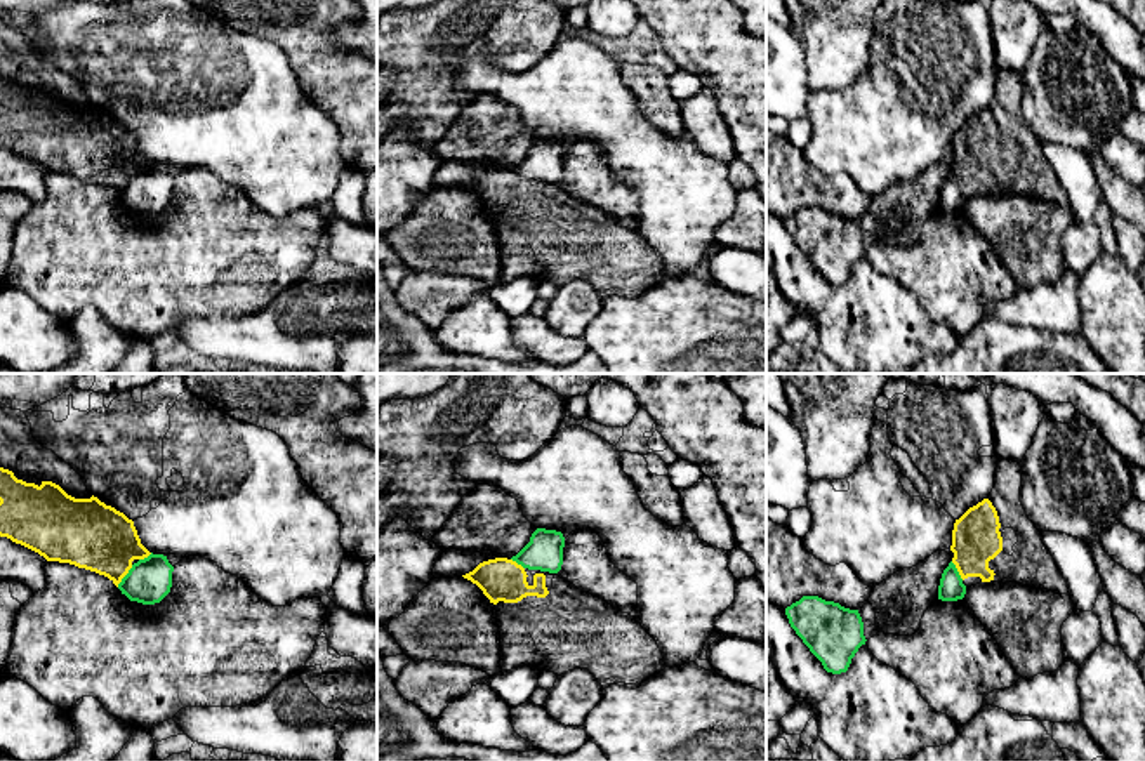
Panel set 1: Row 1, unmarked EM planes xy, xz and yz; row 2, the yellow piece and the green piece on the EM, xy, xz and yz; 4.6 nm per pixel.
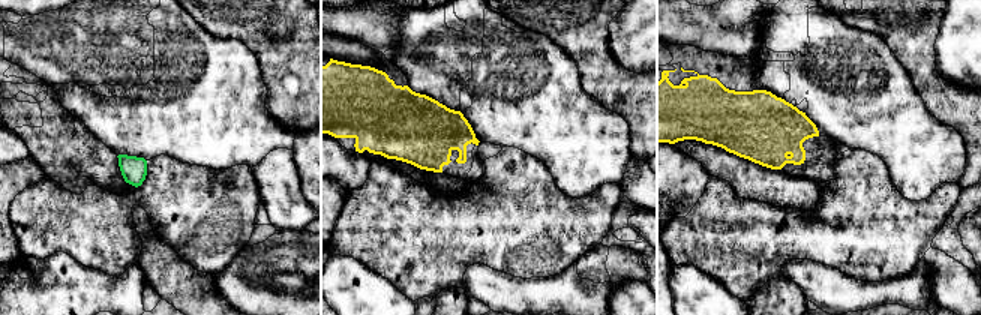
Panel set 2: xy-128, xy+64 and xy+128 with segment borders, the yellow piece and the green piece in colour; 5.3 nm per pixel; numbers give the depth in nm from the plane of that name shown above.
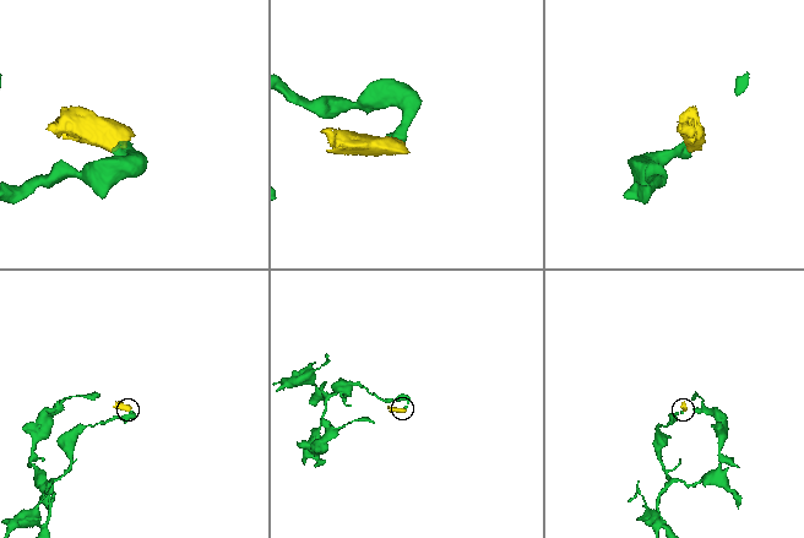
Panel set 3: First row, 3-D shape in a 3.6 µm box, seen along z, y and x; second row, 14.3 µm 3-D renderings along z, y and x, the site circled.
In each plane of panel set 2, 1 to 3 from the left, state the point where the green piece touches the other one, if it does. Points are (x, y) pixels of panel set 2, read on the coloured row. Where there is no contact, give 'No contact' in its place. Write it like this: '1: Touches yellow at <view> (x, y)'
1: No contact
2: No contact
3: No contact

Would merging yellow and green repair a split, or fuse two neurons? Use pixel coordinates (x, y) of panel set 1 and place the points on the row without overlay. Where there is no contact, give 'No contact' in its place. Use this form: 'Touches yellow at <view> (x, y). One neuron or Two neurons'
Touches yellow at xy (125, 185). Two neurons

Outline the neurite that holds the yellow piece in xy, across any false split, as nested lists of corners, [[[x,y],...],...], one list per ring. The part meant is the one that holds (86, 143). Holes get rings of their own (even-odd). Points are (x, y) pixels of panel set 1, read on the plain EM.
[[[0,78],[0,148],[38,163],[47,172],[69,174],[104,186],[116,198],[134,170],[151,165],[141,155],[134,132],[97,108],[75,109],[52,92],[42,92],[38,97],[17,90],[3,78]]]

